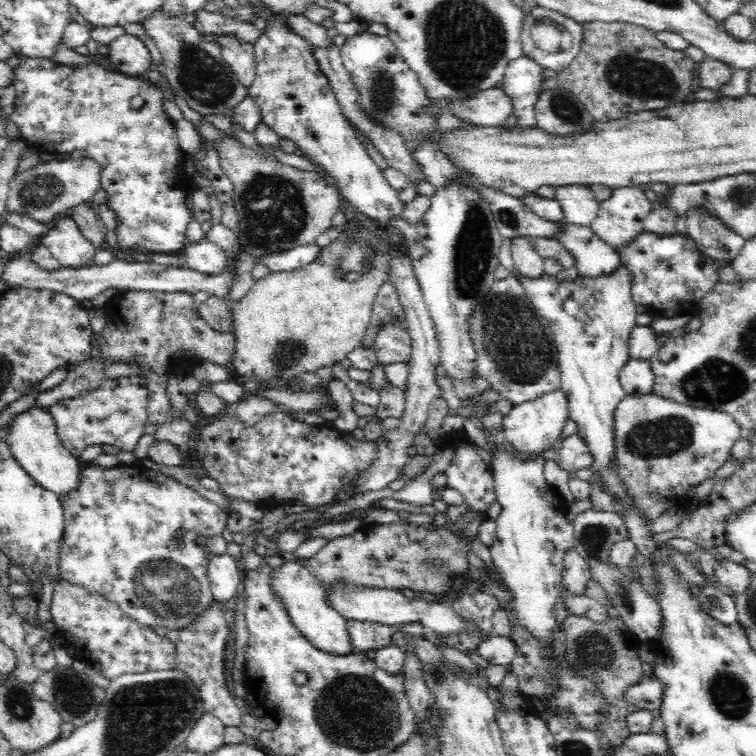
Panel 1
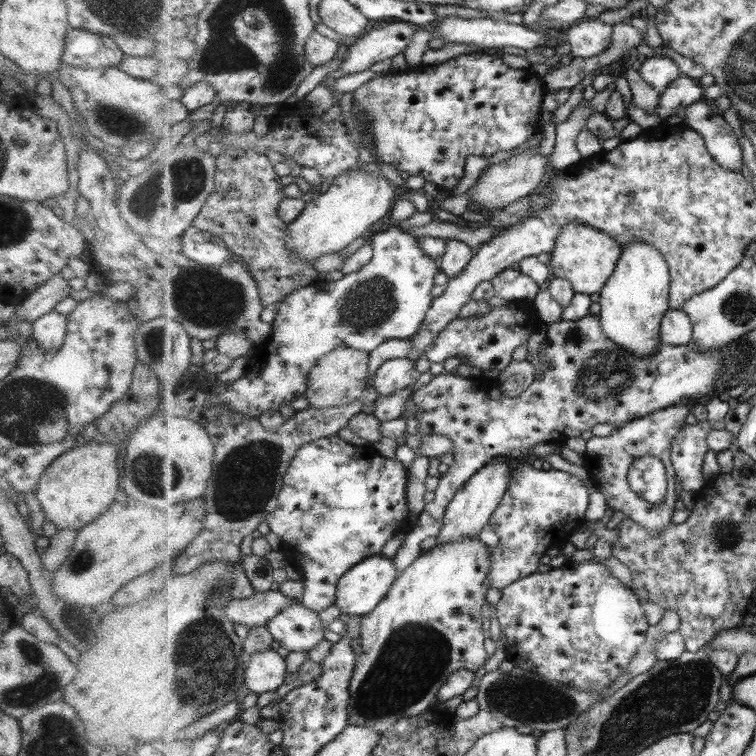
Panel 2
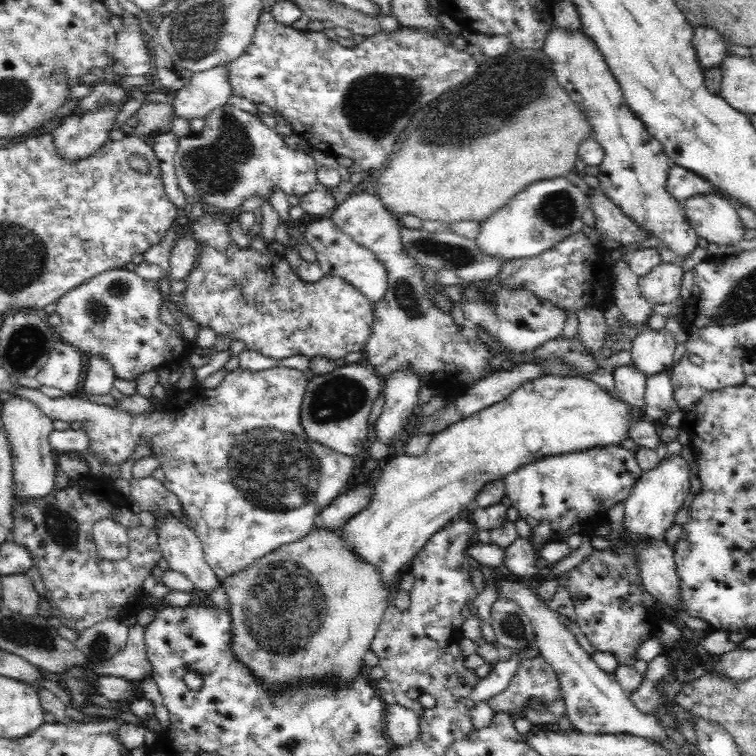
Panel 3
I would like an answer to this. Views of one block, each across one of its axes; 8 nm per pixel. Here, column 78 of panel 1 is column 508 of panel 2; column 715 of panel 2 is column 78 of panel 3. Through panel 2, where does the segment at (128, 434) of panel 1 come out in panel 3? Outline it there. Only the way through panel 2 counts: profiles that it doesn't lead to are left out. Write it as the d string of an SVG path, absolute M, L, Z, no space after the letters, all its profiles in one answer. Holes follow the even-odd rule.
M59 340L54 344L44 368L38 372L36 381L41 386L58 388L64 395L71 396L78 390L80 373L84 364L80 351L68 343Z

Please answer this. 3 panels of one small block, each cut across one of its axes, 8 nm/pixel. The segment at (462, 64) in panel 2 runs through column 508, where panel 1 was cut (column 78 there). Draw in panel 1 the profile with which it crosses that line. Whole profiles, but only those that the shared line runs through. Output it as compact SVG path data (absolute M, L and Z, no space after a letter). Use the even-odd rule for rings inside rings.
M22 54L17 55L17 65L15 66L16 80L14 80L14 92L16 92L16 98L14 100L14 110L12 114L7 116L7 119L16 124L18 132L20 132L21 139L36 150L39 154L41 152L72 152L72 150L78 150L84 157L93 160L100 165L100 188L106 192L105 205L113 212L116 228L114 231L117 234L117 244L123 249L136 249L141 248L148 252L158 252L158 254L177 254L181 253L186 243L186 228L188 224L194 220L192 216L192 203L190 200L191 194L196 188L193 178L185 172L186 156L187 154L180 147L178 137L176 134L176 127L174 124L175 116L167 113L164 108L164 104L168 101L168 96L164 95L164 92L160 90L157 84L149 84L148 80L140 79L139 77L129 77L109 67L102 59L97 59L91 64L84 64L84 66L70 66L63 63L54 61L53 58L36 58L33 56L24 56ZM135 96L142 96L144 100L143 105L134 109L130 105L130 101Z

